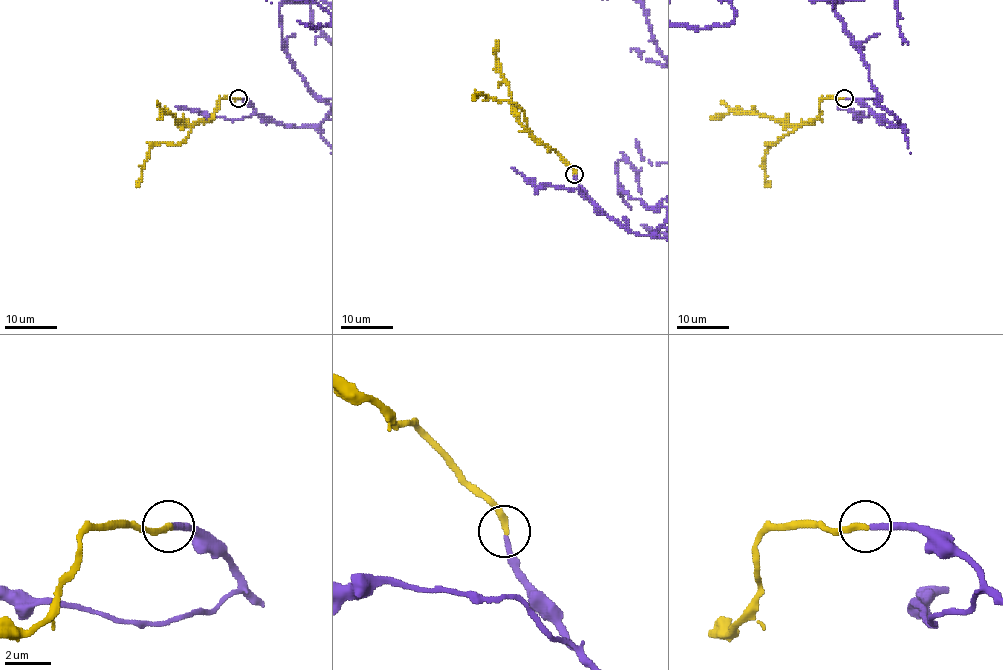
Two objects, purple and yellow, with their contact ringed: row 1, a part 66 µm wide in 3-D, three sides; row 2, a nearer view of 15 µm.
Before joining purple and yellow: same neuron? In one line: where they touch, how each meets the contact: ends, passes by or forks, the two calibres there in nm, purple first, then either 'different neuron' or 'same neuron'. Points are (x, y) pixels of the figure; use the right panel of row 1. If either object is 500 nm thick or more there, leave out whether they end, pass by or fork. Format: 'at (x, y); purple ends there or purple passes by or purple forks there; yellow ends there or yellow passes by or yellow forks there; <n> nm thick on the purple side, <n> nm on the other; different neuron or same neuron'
at (844, 98); purple ends there; yellow ends there; 220 nm thick on the purple side, 320 nm on the other; same neuron

